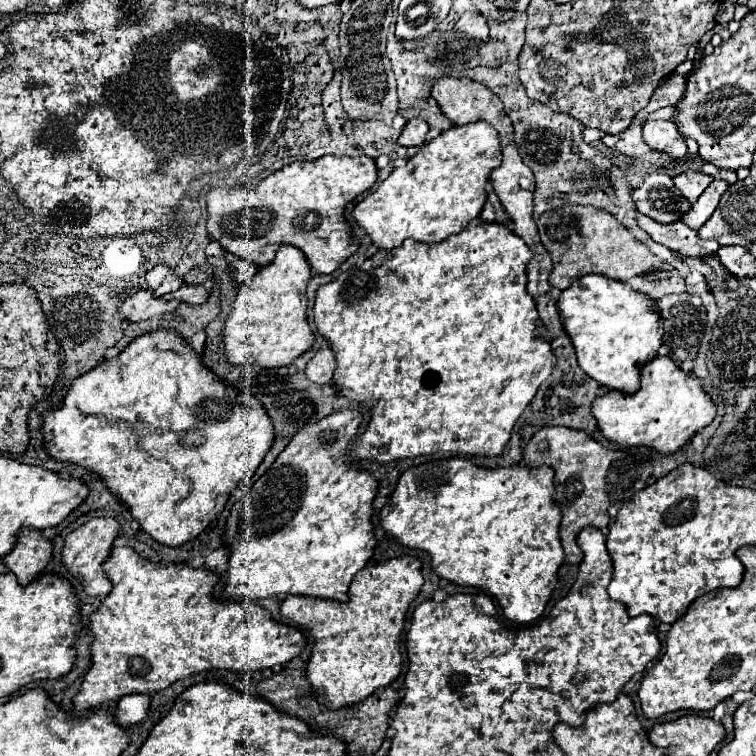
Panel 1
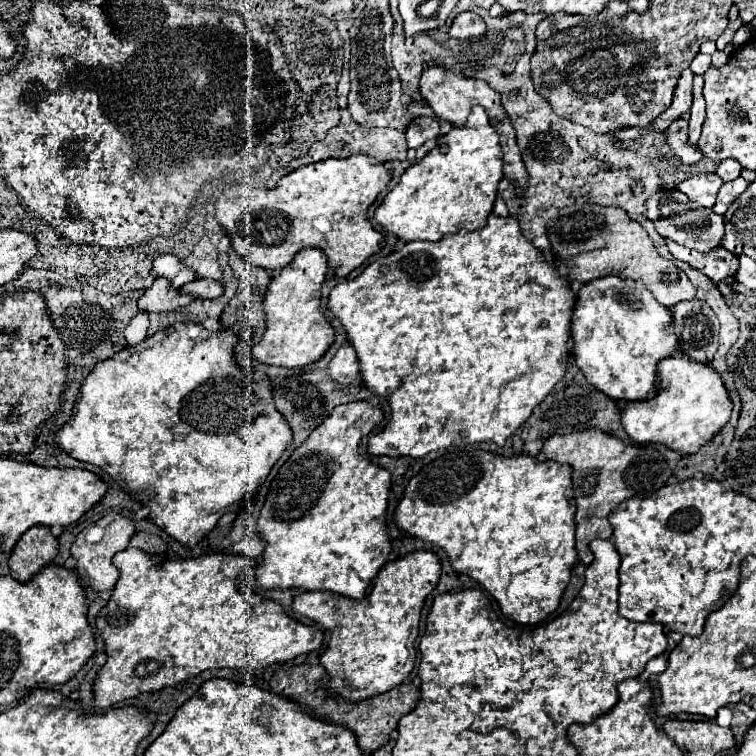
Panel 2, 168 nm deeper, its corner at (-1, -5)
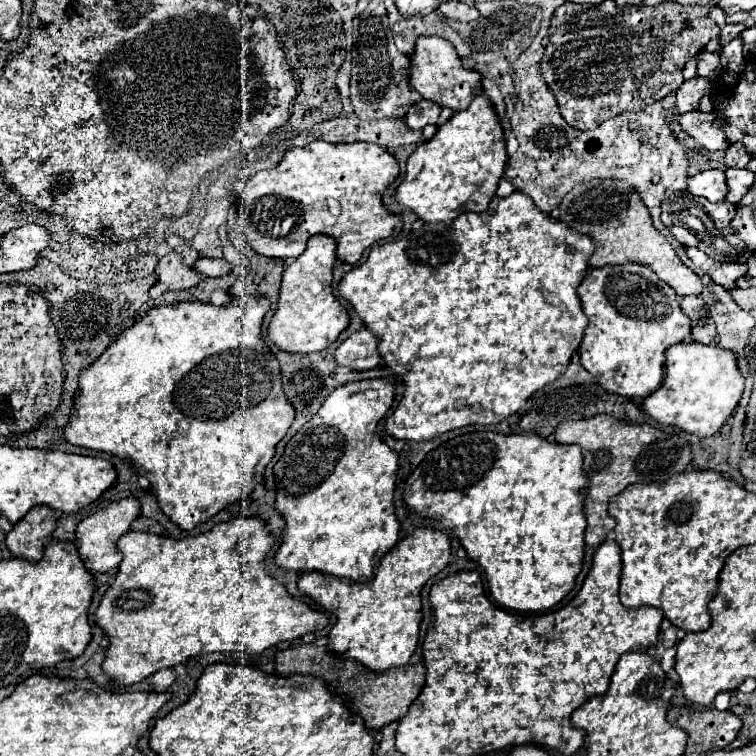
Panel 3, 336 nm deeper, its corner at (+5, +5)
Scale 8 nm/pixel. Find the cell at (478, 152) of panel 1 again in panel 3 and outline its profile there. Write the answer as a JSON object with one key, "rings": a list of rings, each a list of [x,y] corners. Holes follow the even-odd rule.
{"rings":[[[476,96],[468,110],[454,112],[432,140],[422,142],[406,162],[406,176],[392,200],[424,222],[452,224],[462,212],[482,212],[498,188],[508,160],[504,132],[488,96]]]}

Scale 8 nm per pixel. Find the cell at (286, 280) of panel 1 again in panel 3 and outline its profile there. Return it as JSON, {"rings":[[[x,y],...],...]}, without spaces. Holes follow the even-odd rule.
{"rings":[[[316,234],[306,250],[284,268],[278,292],[278,308],[268,326],[268,338],[288,354],[310,354],[328,348],[348,326],[348,312],[332,294],[332,268],[336,260],[334,240]]]}

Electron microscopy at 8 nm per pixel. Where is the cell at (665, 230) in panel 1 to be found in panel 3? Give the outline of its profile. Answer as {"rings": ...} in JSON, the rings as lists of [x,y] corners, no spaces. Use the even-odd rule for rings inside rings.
{"rings":[[[686,248],[686,252],[688,252],[688,258],[690,258],[700,270],[704,270],[704,274],[708,274],[716,284],[724,286],[726,290],[734,288],[736,278],[740,278],[742,274],[746,274],[746,268],[744,268],[742,262],[732,262],[732,264],[716,262],[716,260],[712,260],[710,256],[706,256],[704,252],[700,252],[698,248]]]}

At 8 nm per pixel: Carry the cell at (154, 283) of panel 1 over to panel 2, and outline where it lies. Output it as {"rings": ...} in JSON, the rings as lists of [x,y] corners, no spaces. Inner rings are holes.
{"rings":[[[162,254],[154,260],[154,270],[152,270],[156,276],[164,276],[168,278],[174,288],[180,288],[184,286],[186,282],[192,282],[196,276],[194,276],[194,270],[190,270],[182,260],[178,260],[174,254]]]}

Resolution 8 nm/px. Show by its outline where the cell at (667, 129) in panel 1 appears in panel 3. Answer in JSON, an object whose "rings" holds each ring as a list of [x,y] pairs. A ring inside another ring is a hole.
{"rings":[[[688,112],[678,118],[680,128],[694,138],[696,144],[700,144],[704,150],[726,150],[730,146],[728,140],[724,140],[724,134],[720,128],[716,128],[716,114],[702,114],[702,112]]]}

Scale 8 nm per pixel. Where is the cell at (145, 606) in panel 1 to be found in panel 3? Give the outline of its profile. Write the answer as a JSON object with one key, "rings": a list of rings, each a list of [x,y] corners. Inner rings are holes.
{"rings":[[[236,518],[232,522],[216,524],[204,534],[182,540],[132,530],[122,536],[118,540],[122,562],[116,580],[94,612],[96,624],[110,640],[102,662],[104,674],[114,680],[116,686],[130,686],[162,668],[174,668],[192,656],[208,652],[260,654],[278,642],[296,640],[304,634],[324,630],[328,624],[326,614],[294,600],[286,588],[266,572],[264,558],[272,544],[274,538],[264,530],[260,518]]]}

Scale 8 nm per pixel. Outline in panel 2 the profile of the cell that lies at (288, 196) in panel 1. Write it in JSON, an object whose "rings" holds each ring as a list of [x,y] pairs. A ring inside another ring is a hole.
{"rings":[[[368,154],[326,158],[286,174],[276,188],[230,186],[216,200],[216,220],[232,240],[232,248],[266,270],[282,270],[302,248],[316,246],[328,256],[336,276],[348,276],[376,254],[386,238],[370,224],[368,208],[388,186],[390,170]]]}

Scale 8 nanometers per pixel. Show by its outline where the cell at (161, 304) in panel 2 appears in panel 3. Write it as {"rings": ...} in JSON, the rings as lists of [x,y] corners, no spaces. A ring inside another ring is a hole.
{"rings":[[[170,252],[156,264],[156,282],[166,284],[168,290],[186,290],[196,286],[202,276],[196,276],[192,268],[182,264],[182,256],[176,252]]]}

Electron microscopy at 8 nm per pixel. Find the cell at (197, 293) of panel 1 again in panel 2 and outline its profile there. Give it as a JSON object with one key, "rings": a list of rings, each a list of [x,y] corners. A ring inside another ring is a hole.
{"rings":[[[196,278],[194,282],[188,282],[186,286],[180,288],[184,294],[194,294],[196,298],[218,298],[224,294],[224,288],[218,280],[210,278]]]}

